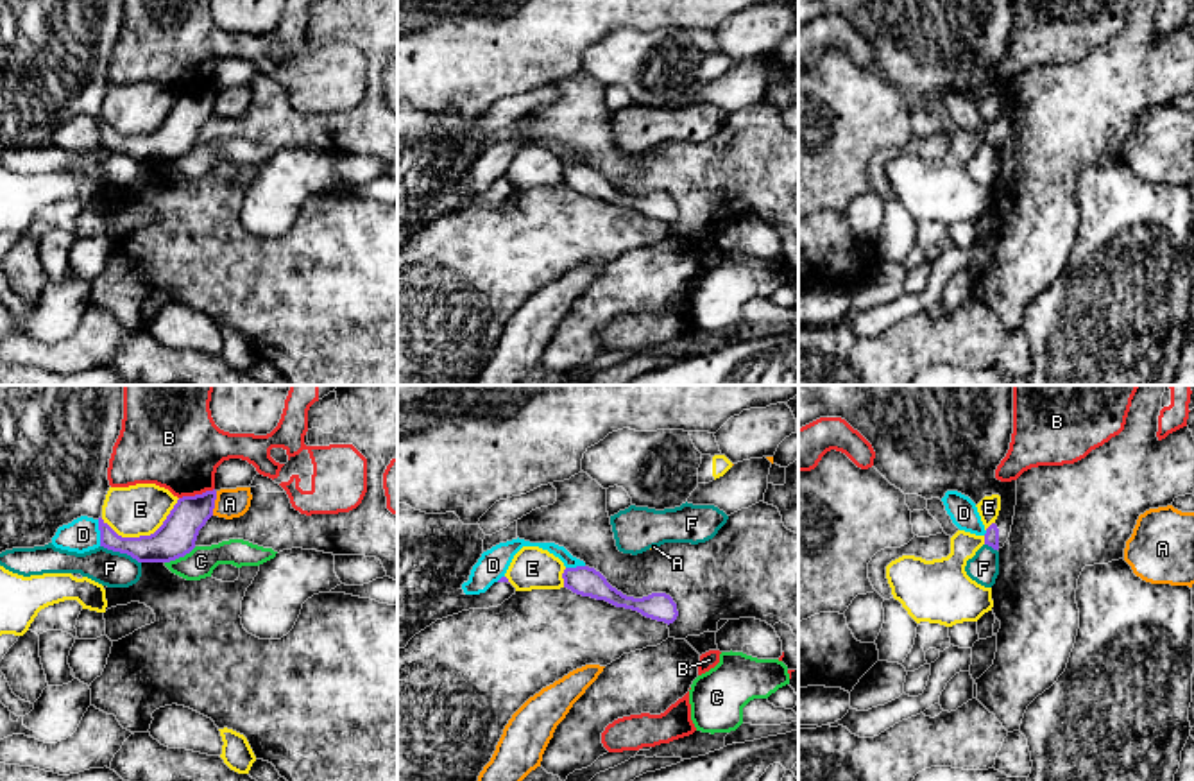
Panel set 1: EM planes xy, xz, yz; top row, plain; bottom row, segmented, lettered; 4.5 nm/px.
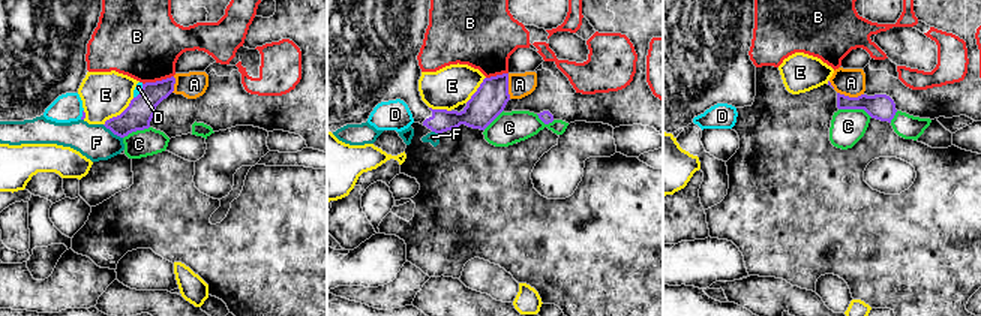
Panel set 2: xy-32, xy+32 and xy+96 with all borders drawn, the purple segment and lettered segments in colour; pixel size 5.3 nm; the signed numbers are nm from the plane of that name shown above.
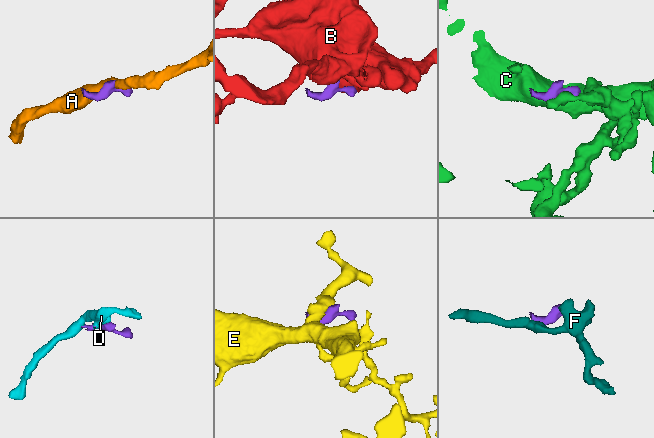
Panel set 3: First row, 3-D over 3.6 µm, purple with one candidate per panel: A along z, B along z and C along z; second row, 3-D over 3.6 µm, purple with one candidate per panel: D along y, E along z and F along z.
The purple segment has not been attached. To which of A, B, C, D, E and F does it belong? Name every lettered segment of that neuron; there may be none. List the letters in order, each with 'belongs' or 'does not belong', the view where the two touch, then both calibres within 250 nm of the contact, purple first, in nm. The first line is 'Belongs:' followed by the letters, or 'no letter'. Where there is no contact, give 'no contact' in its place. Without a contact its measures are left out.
Belongs: no letter
A: does not belong; contact in xy; calibres 170 and 130 nm
B: does not belong; contact in xy; calibres 170 and 400 nm
C: does not belong; contact in xy; calibres 170 and 140 nm
D: does not belong; contact in xy; calibres 130 and 150 nm
E: does not belong; contact in xy; calibres 170 and 220 nm
F: does not belong; contact in xy; calibres 170 and 160 nm

